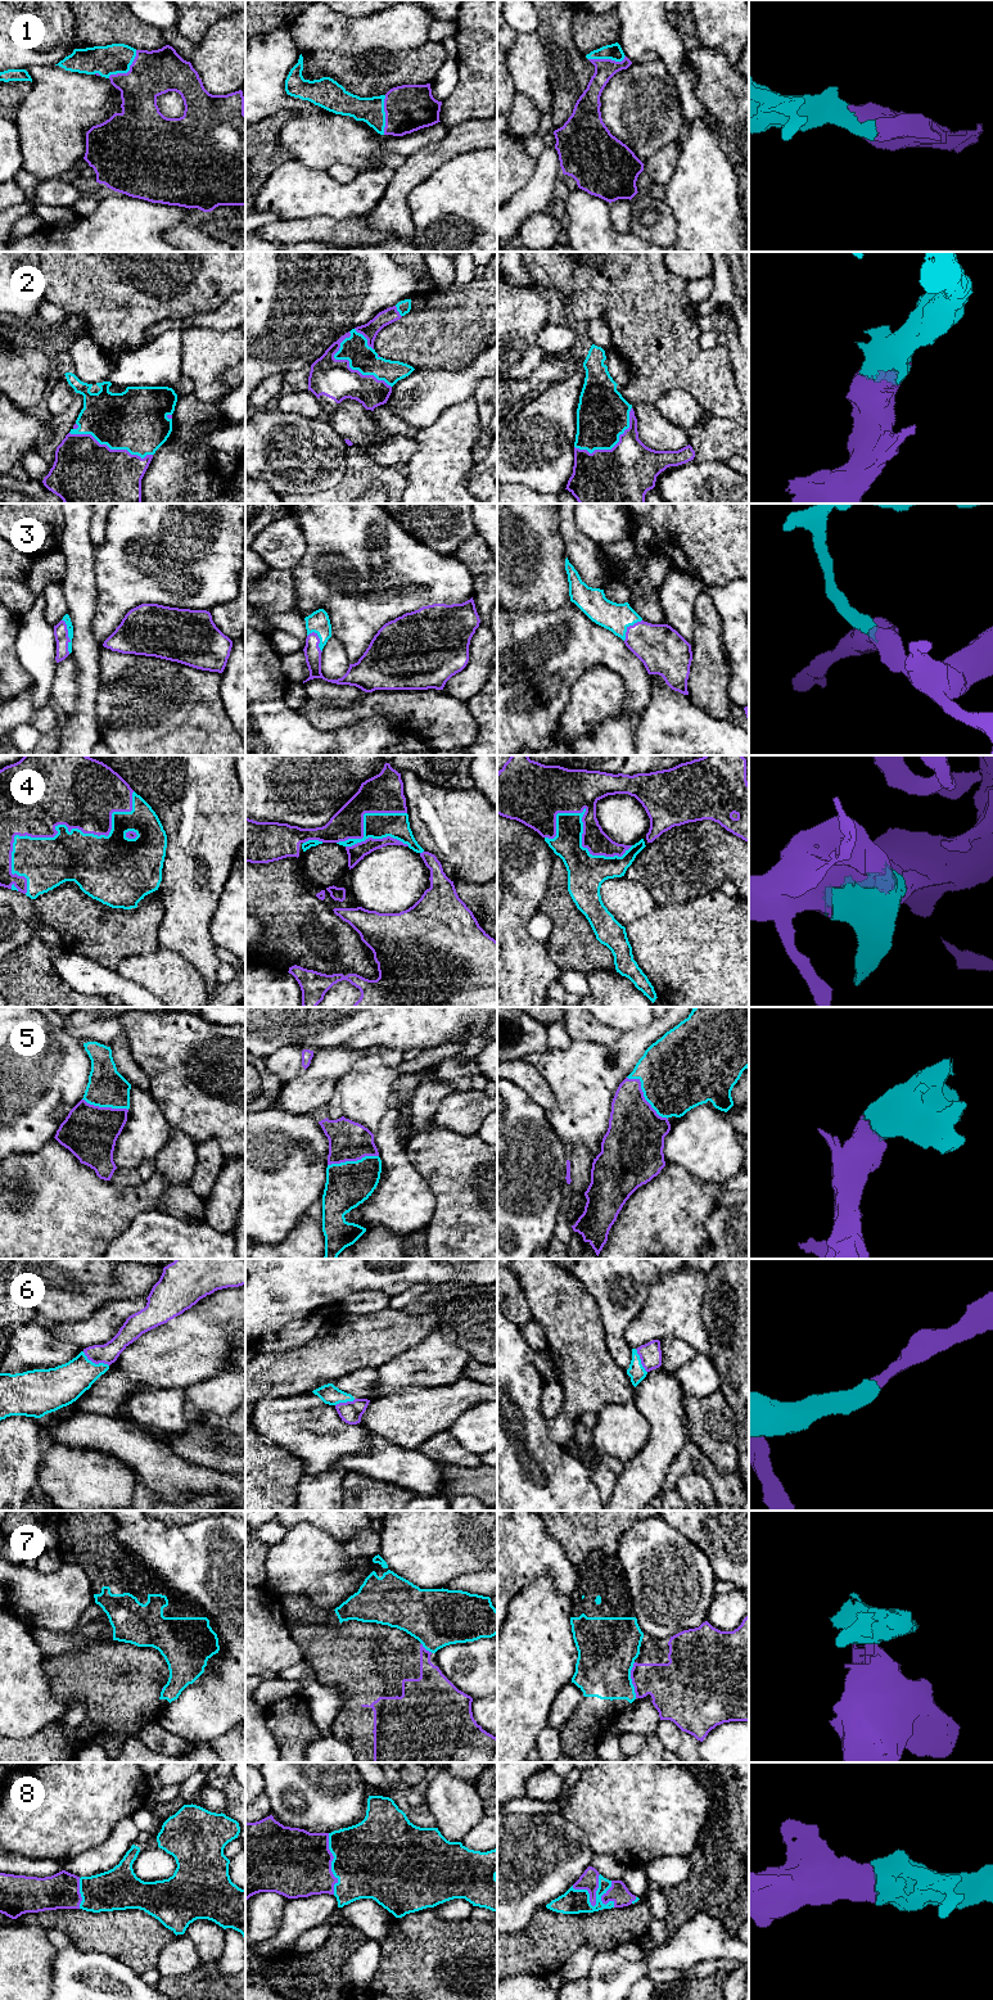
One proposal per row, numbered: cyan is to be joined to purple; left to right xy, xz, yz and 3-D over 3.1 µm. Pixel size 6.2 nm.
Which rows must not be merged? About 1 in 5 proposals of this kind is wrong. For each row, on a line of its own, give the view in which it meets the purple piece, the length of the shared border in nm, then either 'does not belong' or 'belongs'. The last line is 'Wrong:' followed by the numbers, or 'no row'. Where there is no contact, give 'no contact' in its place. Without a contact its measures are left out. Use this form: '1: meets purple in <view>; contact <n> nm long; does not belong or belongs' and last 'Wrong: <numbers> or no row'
1: meets purple in xy; contact 260 nm long; belongs
2: meets purple in xz; contact 440 nm long; belongs
3: meets purple in xy; contact 220 nm long; belongs
4: meets purple in xy; contact 950 nm long; belongs
5: meets purple in yz; contact 380 nm long; belongs
6: meets purple in xy; contact 190 nm long; belongs
7: meets purple in yz; contact 220 nm long; does not belong
8: meets purple in yz; contact 220 nm long; belongs
Wrong: 7

